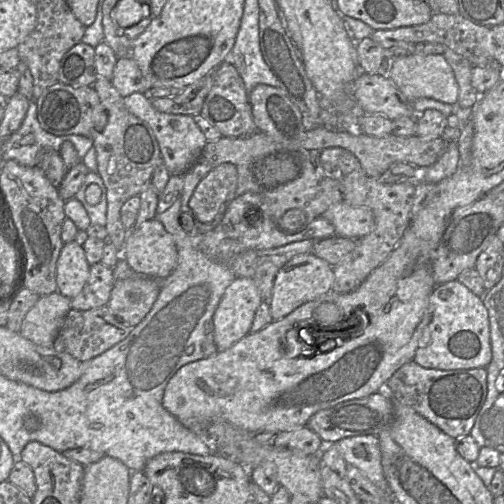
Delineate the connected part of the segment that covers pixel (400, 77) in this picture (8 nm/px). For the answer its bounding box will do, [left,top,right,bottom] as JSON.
[389,55,459,104]

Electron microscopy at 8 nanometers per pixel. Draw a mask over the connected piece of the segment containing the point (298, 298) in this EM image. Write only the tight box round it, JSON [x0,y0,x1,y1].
[268,253,333,320]

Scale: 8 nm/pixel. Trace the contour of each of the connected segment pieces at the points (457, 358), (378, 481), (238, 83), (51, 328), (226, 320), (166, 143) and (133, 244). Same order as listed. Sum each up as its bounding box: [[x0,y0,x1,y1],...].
[[412,280,491,370],[335,435,389,491],[201,60,257,137],[19,292,71,347],[213,277,262,352],[124,93,207,175],[122,219,177,280]]

